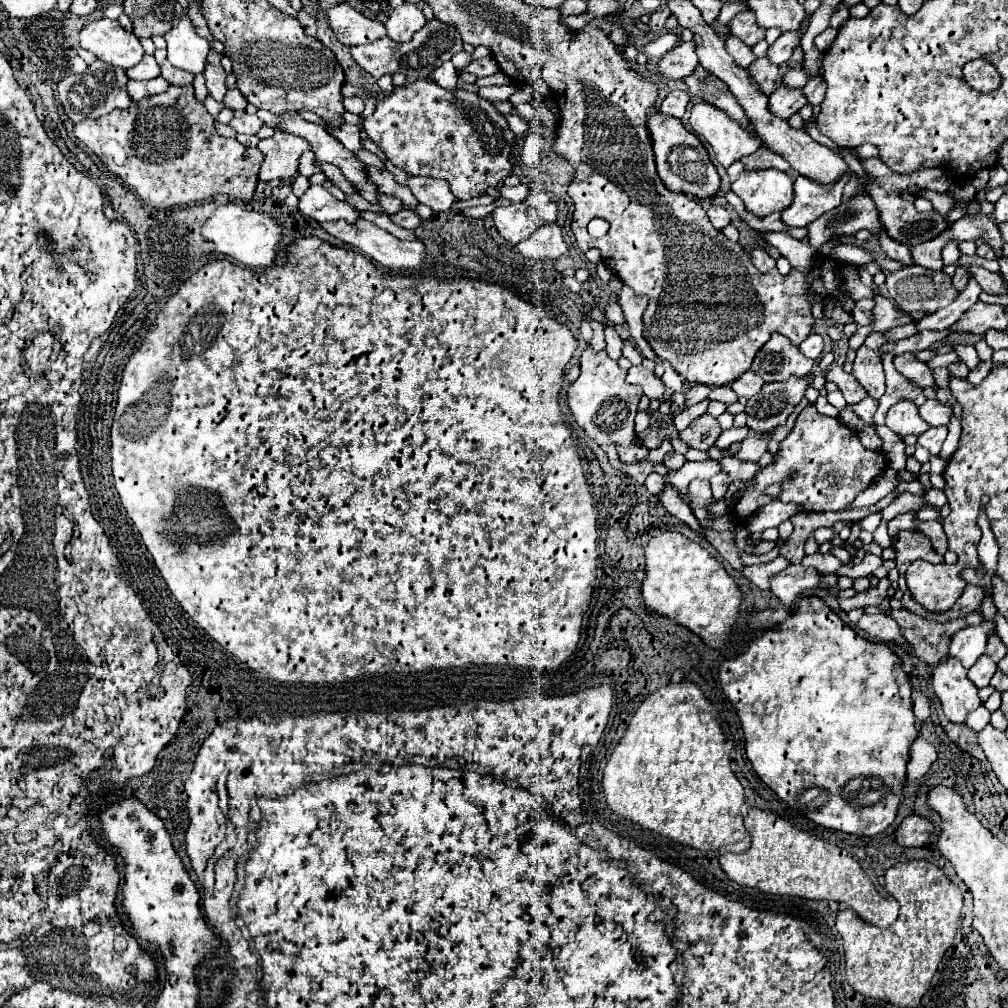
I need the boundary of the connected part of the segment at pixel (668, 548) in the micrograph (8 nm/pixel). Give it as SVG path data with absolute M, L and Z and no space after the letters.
M666 531L666 533L660 533L654 539L650 539L650 543L644 549L644 559L646 559L646 565L644 565L646 577L642 581L640 593L644 597L646 611L650 615L656 615L656 617L666 617L666 619L674 621L676 625L692 631L708 647L722 649L726 645L730 633L732 633L732 627L736 625L738 607L740 607L740 601L742 601L740 589L736 587L734 579L726 573L722 563L716 561L700 543L680 535L676 531Z

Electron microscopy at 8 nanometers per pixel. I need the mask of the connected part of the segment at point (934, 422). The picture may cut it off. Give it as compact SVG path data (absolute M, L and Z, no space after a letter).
M928 399L922 407L918 407L918 413L928 425L938 427L938 425L948 425L950 415L952 415L952 407L950 405L942 405L936 399Z

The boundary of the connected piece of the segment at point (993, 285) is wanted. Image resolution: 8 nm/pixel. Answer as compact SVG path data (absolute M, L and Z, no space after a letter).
M966 265L966 271L968 271L968 277L978 281L982 291L994 293L994 295L1000 295L1000 293L1004 295L1006 293L1006 285L1002 281L1002 275L990 273L990 271L986 271L984 267L978 267L978 265Z

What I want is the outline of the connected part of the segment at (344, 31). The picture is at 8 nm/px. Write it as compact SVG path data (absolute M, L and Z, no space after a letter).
M338 3L328 9L328 23L336 39L344 45L372 43L386 35L386 27L380 21L372 21L352 9L348 3Z

